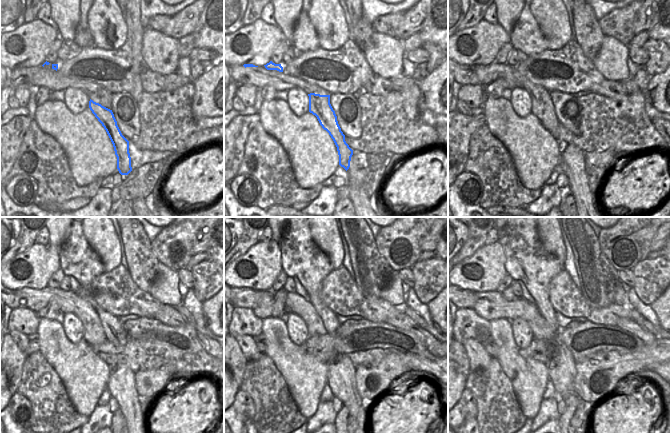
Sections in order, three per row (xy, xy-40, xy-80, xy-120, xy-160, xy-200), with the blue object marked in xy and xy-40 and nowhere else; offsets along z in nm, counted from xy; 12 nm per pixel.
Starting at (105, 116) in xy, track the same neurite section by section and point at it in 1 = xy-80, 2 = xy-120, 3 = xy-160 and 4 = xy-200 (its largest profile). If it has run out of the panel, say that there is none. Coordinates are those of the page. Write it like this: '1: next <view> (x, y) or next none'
1: next xy-80 (542, 107)
2: next xy-120 (68, 301)
3: next xy-160 (295, 303)
4: next xy-200 (468, 298)

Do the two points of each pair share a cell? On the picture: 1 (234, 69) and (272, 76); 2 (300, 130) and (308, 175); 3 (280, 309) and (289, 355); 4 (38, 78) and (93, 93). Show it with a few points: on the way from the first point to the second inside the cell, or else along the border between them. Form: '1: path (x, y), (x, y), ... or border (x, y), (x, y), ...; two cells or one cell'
1: path (243, 74), (263, 76); one cell
2: path (305, 141), (308, 145), (308, 164); one cell
3: border (272, 316), (280, 318); two cells
4: path (52, 80), (79, 84); one cell

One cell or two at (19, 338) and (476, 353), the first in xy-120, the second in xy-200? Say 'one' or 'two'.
one

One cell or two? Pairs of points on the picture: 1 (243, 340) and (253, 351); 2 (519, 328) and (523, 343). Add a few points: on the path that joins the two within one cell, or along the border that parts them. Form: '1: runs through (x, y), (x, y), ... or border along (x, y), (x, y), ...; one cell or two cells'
1: runs through (246, 343), (250, 348); one cell
2: runs through (522, 332), (523, 339); one cell

